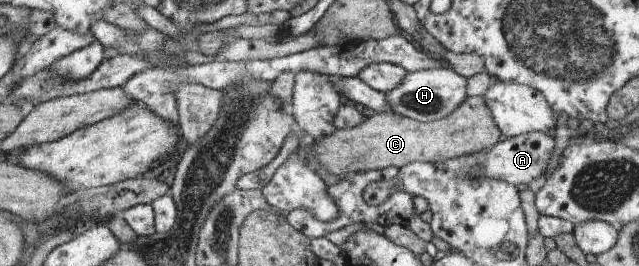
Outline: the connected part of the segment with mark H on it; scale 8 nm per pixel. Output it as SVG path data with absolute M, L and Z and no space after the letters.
M448 68L408 72L398 87L386 93L391 111L419 122L433 122L450 115L467 97L466 78Z

